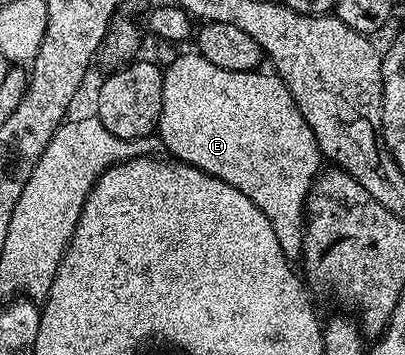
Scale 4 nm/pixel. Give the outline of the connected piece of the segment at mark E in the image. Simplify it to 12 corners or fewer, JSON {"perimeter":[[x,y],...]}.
{"perimeter":[[164,68],[162,146],[242,191],[286,258],[323,158],[277,74]]}

